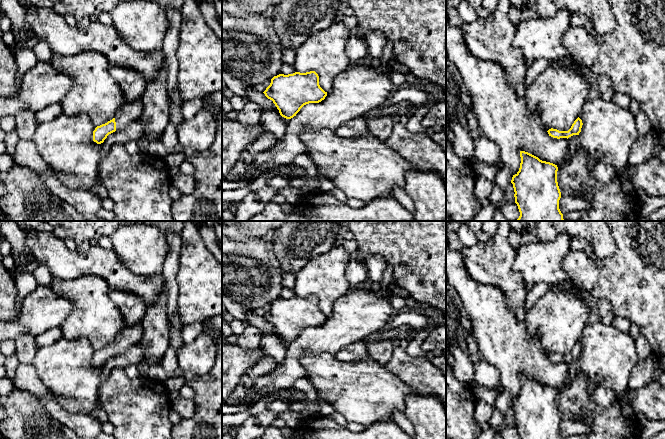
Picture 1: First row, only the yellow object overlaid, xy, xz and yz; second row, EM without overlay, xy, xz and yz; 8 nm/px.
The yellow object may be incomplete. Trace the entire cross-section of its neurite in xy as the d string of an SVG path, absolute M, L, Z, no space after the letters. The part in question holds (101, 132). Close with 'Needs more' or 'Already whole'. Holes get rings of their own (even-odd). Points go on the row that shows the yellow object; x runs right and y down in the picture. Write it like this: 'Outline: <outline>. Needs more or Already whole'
Outline: M141 98L126 103L112 120L95 128L93 131L93 141L97 144L103 143L109 134L116 130L121 130L134 120L141 118L142 111L143 104Z. Needs more

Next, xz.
Outline: M315 71L274 76L263 93L286 119L296 116L304 105L319 103L327 96L319 85L319 76Z. Already whole

